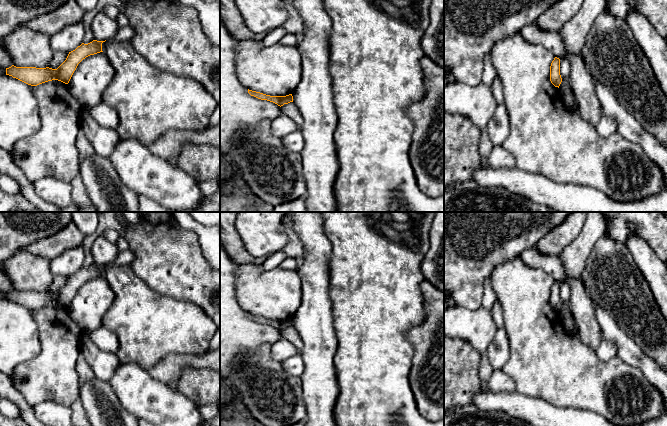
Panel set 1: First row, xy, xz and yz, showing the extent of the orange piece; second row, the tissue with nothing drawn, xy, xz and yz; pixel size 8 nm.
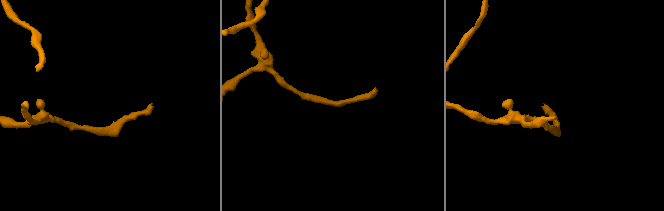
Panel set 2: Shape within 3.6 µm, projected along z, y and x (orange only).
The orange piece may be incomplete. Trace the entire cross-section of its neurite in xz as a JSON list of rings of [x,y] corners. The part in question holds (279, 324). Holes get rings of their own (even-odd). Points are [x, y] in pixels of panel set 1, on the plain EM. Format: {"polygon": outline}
{"polygon": [[[248,313],[248,317],[261,324],[267,324],[273,326],[281,331],[282,338],[291,342],[298,350],[303,347],[303,341],[293,326],[292,318],[286,320],[270,320],[260,316],[252,315]]]}

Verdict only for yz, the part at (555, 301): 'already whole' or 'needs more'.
needs more

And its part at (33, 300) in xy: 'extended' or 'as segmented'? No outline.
as segmented

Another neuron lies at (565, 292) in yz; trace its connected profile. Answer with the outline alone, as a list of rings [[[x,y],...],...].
[[[560,283],[560,299],[562,303],[569,303],[571,298],[570,286],[566,283]]]

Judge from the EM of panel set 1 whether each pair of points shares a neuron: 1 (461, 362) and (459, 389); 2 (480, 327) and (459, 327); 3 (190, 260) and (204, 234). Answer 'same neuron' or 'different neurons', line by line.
1: same neuron
2: same neuron
3: different neurons

